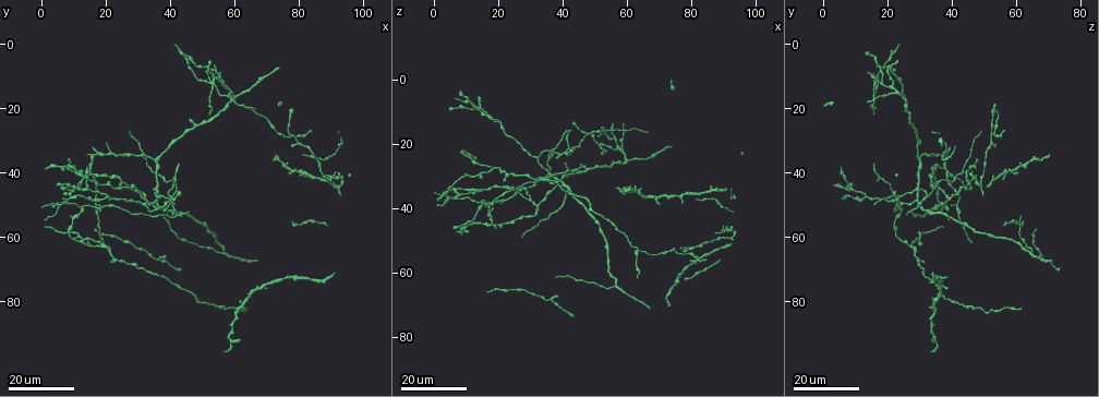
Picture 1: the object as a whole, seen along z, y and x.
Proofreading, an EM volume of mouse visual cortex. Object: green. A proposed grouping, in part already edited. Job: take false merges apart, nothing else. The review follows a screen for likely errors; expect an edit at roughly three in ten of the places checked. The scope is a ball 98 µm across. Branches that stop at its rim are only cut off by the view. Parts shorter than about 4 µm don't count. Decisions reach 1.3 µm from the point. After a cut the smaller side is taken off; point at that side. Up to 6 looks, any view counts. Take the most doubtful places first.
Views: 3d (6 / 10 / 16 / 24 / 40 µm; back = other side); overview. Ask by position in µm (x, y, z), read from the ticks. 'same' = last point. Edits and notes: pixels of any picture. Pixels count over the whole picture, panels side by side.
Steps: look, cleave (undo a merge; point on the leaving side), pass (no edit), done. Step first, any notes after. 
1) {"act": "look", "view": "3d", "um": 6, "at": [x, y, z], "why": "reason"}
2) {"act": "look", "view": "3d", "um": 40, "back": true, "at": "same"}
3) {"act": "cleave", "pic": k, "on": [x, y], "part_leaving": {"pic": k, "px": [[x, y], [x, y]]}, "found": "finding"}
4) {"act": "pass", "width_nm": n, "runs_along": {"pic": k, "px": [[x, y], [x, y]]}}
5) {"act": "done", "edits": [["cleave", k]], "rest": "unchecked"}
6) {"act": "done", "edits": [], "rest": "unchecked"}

{"act": "look", "view": "3d", "um": 24, "at": [56, 65, 64], "why": "two arms in line, one across"}

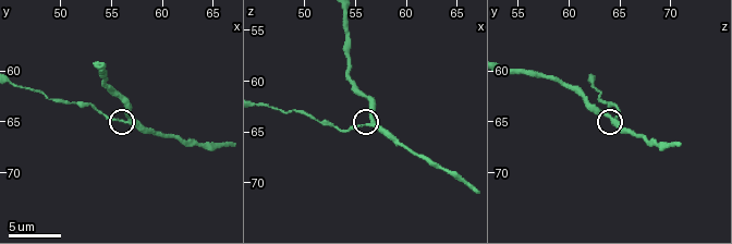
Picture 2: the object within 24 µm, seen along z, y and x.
{"act": "look", "view": "3d", "um": 10, "at": [56.0, 65.2, 64.4], "why": "closer look"}

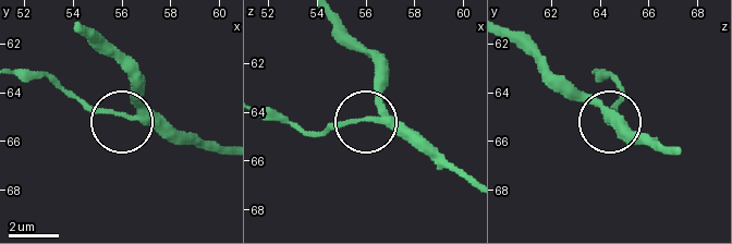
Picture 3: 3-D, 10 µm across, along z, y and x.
{"act": "pass", "side_arm_um": 52, "runs_along": {"pic": 3, "px": [[331, 19], [371, 62], [376, 112], [301, 131]]}, "found": "one neuron here"}

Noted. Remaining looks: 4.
{"act": "look", "view": "3d", "um": 24, "at": [36, 36, 30], "why": "small branch off a trunk"}

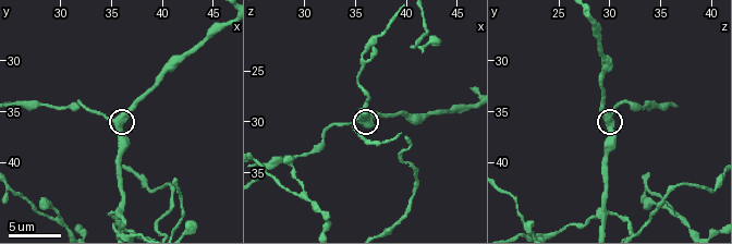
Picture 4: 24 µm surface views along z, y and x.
{"act": "look", "view": "3d", "um": 6, "at": "same"}

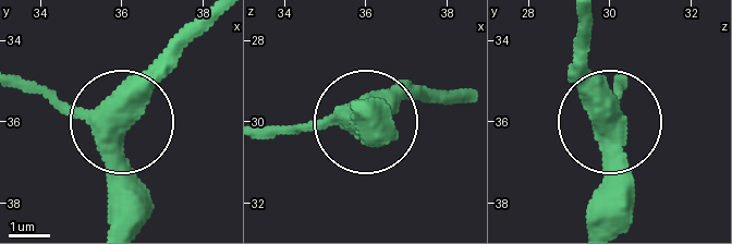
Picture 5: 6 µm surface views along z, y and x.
{"act": "pass", "arms": 3, "found": "all the same neuron"}

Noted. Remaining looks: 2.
{"act": "look", "view": "3d", "um": 24, "at": [44, 61, 62]}

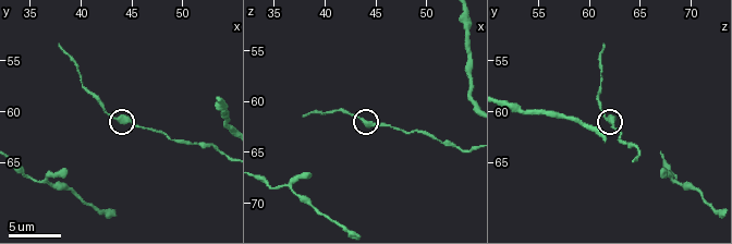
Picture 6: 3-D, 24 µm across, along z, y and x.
{"act": "look", "view": "3d", "um": 6, "at": [44.0, 61.0, 62.0], "why": "closer look"}

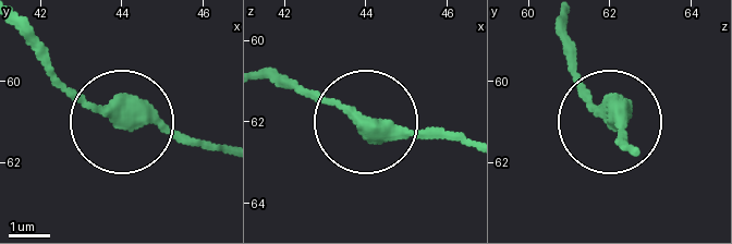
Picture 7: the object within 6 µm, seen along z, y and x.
{"act": "pass", "width_nm": 400, "runs_along": {"pic": 7, "px": [[217, 145], [102, 117], [53, 75]]}, "found": "all the same neuron"}

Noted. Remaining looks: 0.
{"act": "done", "edits": [], "rest": "unchecked"}

